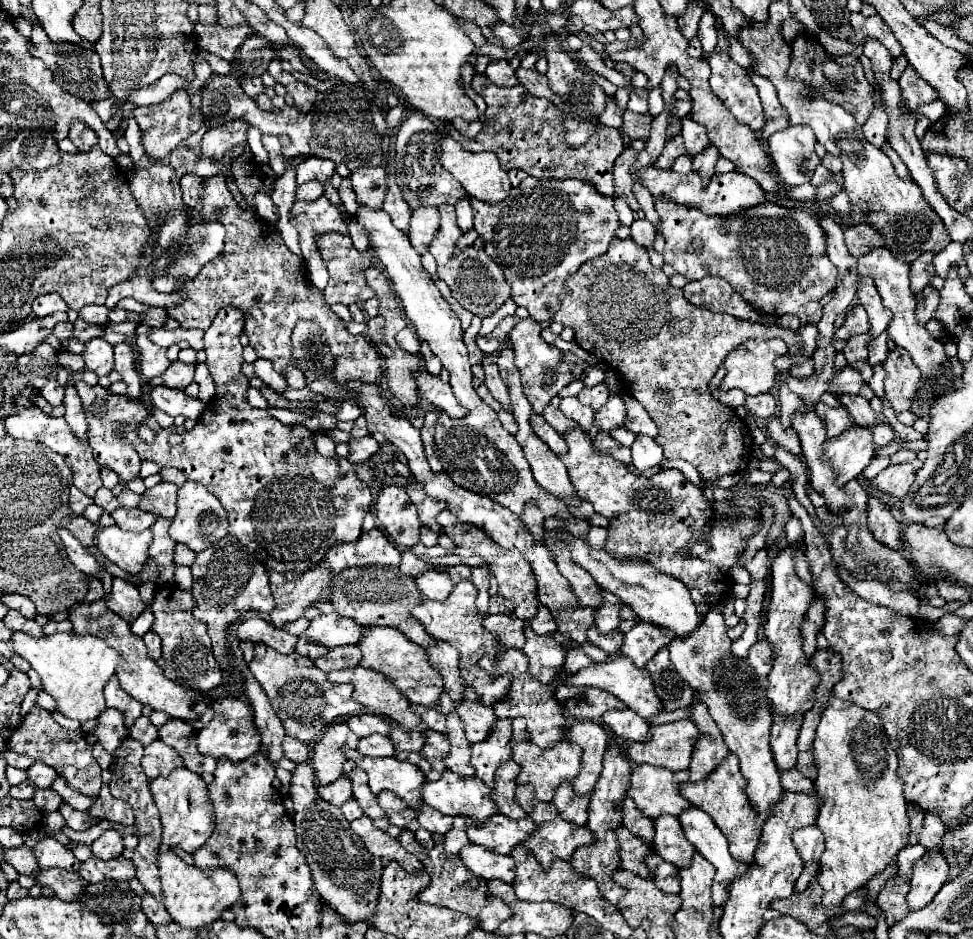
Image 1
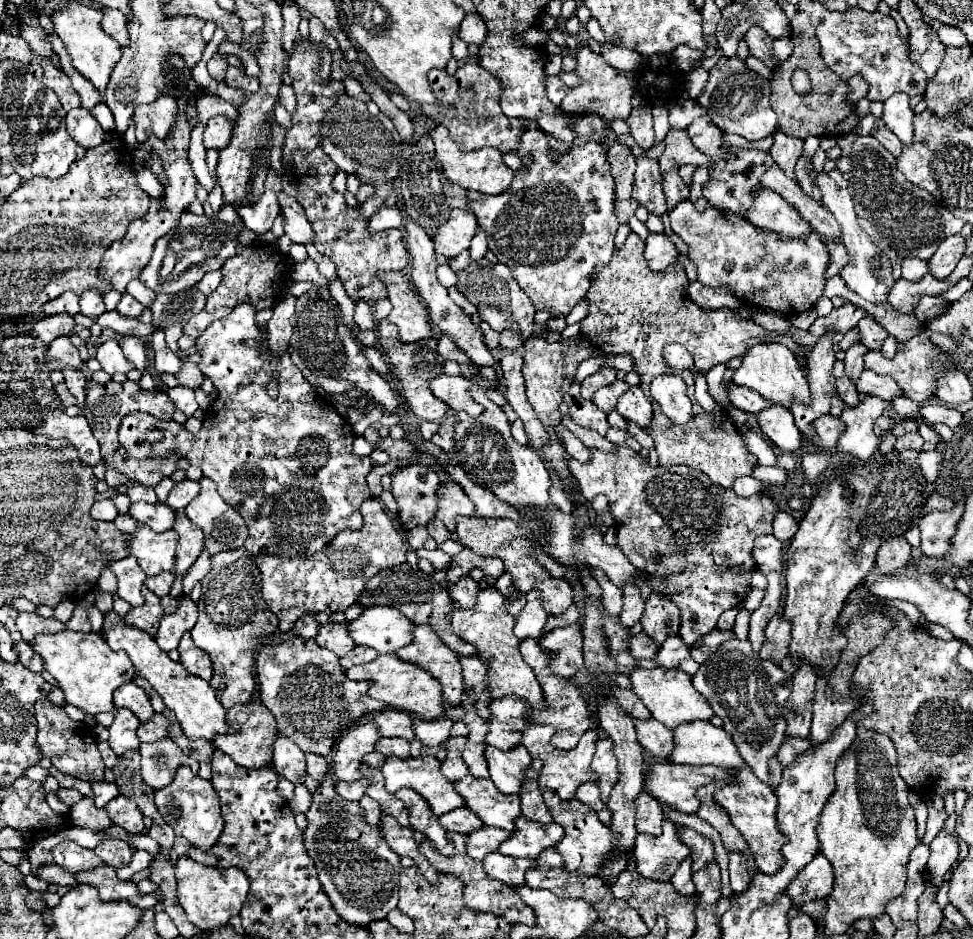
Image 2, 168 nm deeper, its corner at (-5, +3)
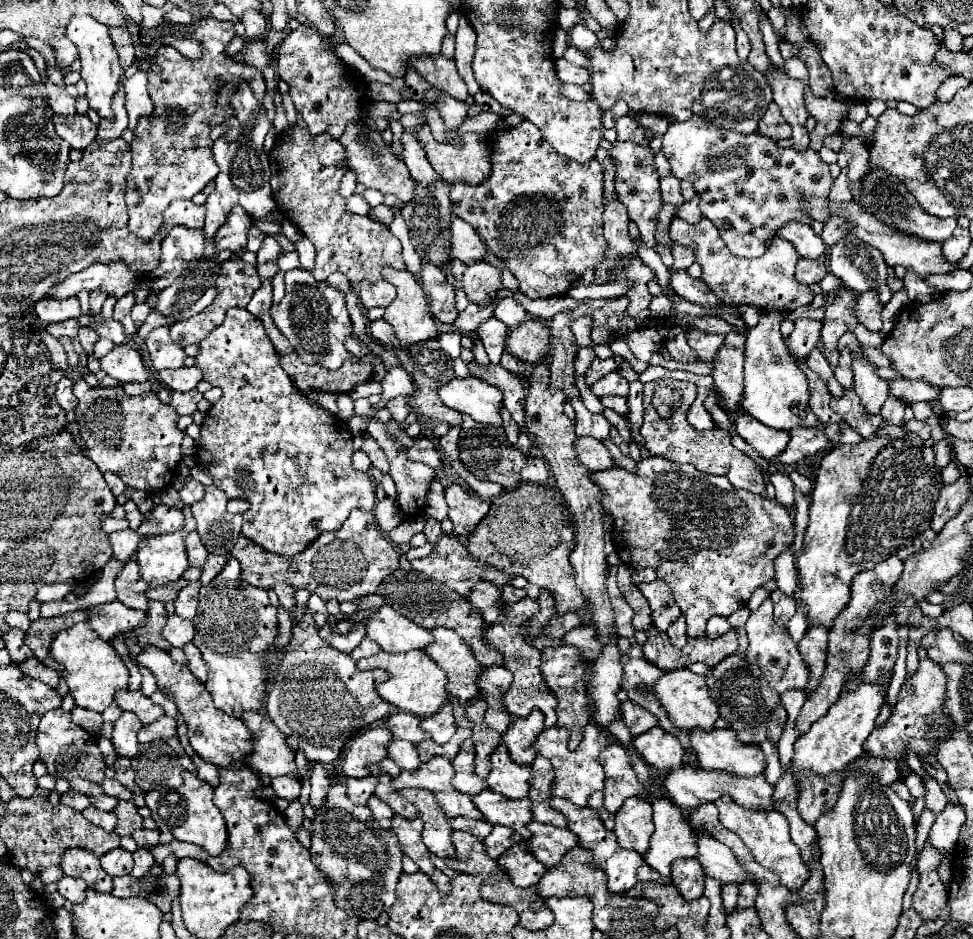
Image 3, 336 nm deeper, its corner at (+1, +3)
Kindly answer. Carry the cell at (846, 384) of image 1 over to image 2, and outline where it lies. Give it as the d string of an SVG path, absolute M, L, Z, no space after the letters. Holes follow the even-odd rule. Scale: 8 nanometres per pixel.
M864 369L860 379L856 381L856 391L860 395L874 395L880 397L884 401L892 401L896 397L902 395L902 391L898 389L898 385L894 383L892 377L884 377L884 375L876 375L870 369Z

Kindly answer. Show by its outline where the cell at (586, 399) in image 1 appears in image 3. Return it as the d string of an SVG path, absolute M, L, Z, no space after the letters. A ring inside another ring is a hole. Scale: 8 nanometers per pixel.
M612 355L610 359L598 359L598 357L596 357L596 359L590 363L588 371L586 371L586 383L588 383L588 385L596 383L596 381L602 379L604 375L608 375L608 373L614 371L616 367L620 367L622 361L624 361L624 357L620 357L620 355Z

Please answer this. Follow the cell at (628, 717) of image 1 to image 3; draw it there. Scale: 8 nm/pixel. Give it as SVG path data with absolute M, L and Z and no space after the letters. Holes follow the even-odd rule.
M654 727L654 729L638 735L632 743L638 749L640 757L662 773L668 773L668 771L672 771L672 767L682 765L684 749L682 749L680 741L672 733L668 733L660 727Z

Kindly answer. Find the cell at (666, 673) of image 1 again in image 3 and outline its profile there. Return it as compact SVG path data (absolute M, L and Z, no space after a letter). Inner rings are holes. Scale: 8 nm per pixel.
M680 615L680 619L676 619L676 623L672 623L670 629L668 629L666 633L668 633L668 637L670 637L670 641L672 641L674 647L678 647L678 649L684 647L686 639L688 639L688 635L686 635L686 621L684 621L684 615Z

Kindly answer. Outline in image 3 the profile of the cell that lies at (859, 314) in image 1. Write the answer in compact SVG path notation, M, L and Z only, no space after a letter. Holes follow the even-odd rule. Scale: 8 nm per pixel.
M798 319L798 321L794 321L794 331L786 339L786 347L788 347L790 355L794 355L798 359L806 359L808 353L818 343L820 329L822 329L820 321L812 321L812 319Z

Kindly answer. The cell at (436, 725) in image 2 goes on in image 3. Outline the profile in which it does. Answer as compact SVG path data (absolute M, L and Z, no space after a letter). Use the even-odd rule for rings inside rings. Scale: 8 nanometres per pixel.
M446 703L442 707L442 711L438 711L436 715L422 719L420 727L432 735L432 741L446 743L456 731L456 723L454 723L454 715L452 715L452 703Z

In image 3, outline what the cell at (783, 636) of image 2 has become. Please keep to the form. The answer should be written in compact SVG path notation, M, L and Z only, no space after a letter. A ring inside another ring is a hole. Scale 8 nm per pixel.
M772 591L772 597L774 601L774 619L780 623L780 625L786 625L790 621L790 617L796 613L796 603L792 603L792 595L784 595L782 591Z

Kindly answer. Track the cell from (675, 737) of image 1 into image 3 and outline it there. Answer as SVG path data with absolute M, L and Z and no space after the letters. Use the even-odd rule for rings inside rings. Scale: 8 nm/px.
M692 729L690 743L696 749L702 769L728 771L740 777L764 773L764 753L760 747L740 743L732 729Z

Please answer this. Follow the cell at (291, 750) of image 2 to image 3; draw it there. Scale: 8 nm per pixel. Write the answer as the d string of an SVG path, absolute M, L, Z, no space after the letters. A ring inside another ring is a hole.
M276 777L276 779L272 779L270 787L274 789L274 795L278 799L294 801L300 795L300 783L294 777Z

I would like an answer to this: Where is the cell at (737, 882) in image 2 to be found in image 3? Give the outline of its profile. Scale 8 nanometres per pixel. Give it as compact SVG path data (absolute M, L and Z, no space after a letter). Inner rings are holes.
M742 883L740 885L740 895L738 895L738 909L754 907L756 895L758 895L758 891L756 891L754 883Z

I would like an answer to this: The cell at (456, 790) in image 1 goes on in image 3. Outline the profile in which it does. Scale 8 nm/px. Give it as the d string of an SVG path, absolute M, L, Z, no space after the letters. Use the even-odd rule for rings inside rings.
M482 791L480 795L472 797L474 805L484 813L484 819L494 825L512 827L524 839L530 839L532 833L528 831L528 823L532 821L530 799L504 799L504 795L496 795L494 791Z

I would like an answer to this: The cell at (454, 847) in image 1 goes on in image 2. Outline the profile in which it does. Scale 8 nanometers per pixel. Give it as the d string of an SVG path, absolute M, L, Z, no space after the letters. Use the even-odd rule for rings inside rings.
M484 825L478 831L472 831L470 835L466 835L466 855L470 855L476 861L482 861L488 853L496 851L498 845L508 837L510 837L508 831Z

